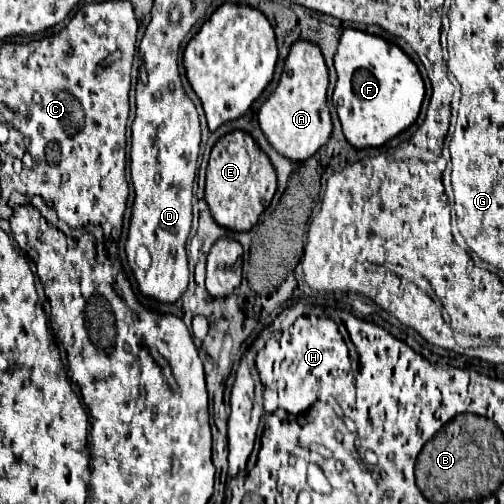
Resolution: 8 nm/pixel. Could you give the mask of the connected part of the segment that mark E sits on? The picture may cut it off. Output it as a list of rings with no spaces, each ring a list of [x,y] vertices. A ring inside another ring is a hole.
[[[244,130],[222,136],[212,148],[206,170],[206,202],[214,220],[232,230],[250,230],[276,192],[276,172],[268,156]]]

